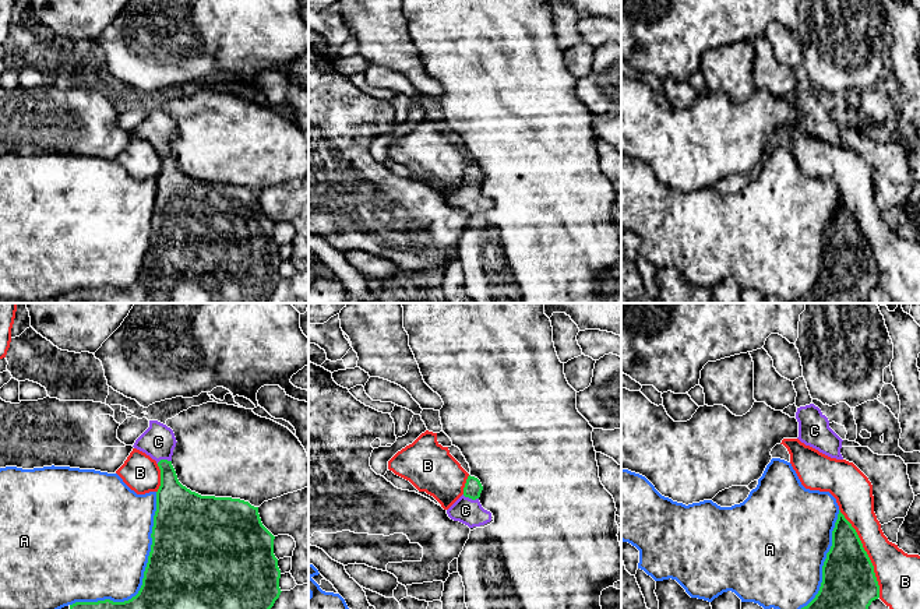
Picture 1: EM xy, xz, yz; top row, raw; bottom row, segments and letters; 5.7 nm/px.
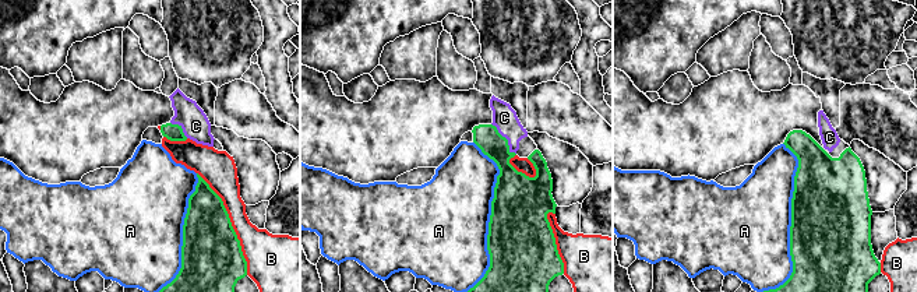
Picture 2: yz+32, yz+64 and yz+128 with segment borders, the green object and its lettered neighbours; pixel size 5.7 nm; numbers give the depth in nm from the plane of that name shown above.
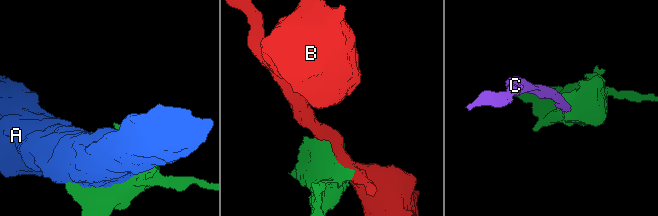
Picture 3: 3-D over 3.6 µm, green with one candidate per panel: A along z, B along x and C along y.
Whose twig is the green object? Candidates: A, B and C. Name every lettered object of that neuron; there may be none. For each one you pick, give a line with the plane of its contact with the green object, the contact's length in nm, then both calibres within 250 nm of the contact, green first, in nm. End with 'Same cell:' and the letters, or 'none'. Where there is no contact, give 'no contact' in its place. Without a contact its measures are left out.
C: xz | 100 nm | 100/150 nm
Same cell: C

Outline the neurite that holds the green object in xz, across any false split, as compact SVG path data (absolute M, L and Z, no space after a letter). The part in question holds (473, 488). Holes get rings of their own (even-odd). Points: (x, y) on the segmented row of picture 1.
M468 476L463 494L447 510L451 520L459 521L469 528L480 527L491 521L491 513L479 501L483 486L475 476Z

